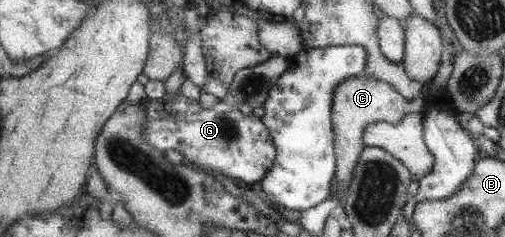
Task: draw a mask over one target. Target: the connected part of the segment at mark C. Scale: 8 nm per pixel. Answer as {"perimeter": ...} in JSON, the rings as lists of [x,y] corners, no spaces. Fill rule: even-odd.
{"perimeter":[[[364,74],[354,75],[353,77],[346,77],[344,82],[341,82],[333,91],[332,95],[332,123],[333,123],[333,150],[336,152],[336,172],[333,174],[334,193],[330,193],[330,197],[334,195],[339,204],[343,208],[343,194],[348,188],[349,182],[353,178],[353,170],[356,168],[360,152],[365,148],[364,143],[361,142],[365,126],[373,122],[388,122],[397,123],[407,114],[422,114],[425,110],[425,101],[422,96],[413,98],[412,100],[404,99],[394,88],[390,87],[386,82],[374,80],[375,78],[365,77]]]}

